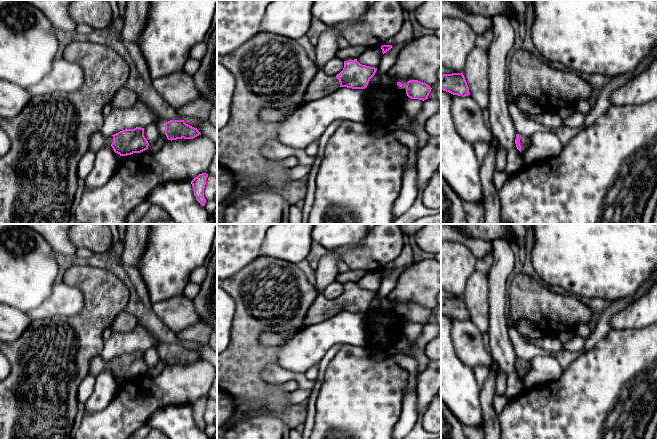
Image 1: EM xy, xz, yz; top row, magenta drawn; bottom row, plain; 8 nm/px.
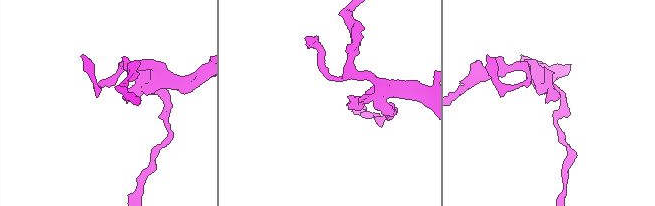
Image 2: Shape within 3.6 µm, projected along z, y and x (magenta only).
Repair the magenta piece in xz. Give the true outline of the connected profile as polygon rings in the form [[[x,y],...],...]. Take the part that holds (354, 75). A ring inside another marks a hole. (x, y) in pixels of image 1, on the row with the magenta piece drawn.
[[[357,59],[344,61],[343,70],[334,77],[329,77],[320,69],[310,82],[306,94],[303,98],[303,104],[319,100],[334,93],[340,87],[352,89],[365,89],[370,79],[375,75],[377,68],[360,64]]]

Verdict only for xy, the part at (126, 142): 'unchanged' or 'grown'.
grown

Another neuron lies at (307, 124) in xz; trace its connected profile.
[[[340,87],[327,97],[303,104],[280,124],[277,141],[293,149],[305,150],[338,119],[368,121],[365,89]]]

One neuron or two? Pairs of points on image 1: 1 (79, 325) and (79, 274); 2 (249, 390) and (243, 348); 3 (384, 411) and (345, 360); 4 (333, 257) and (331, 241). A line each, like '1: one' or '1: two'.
1: one
2: one
3: one
4: two

